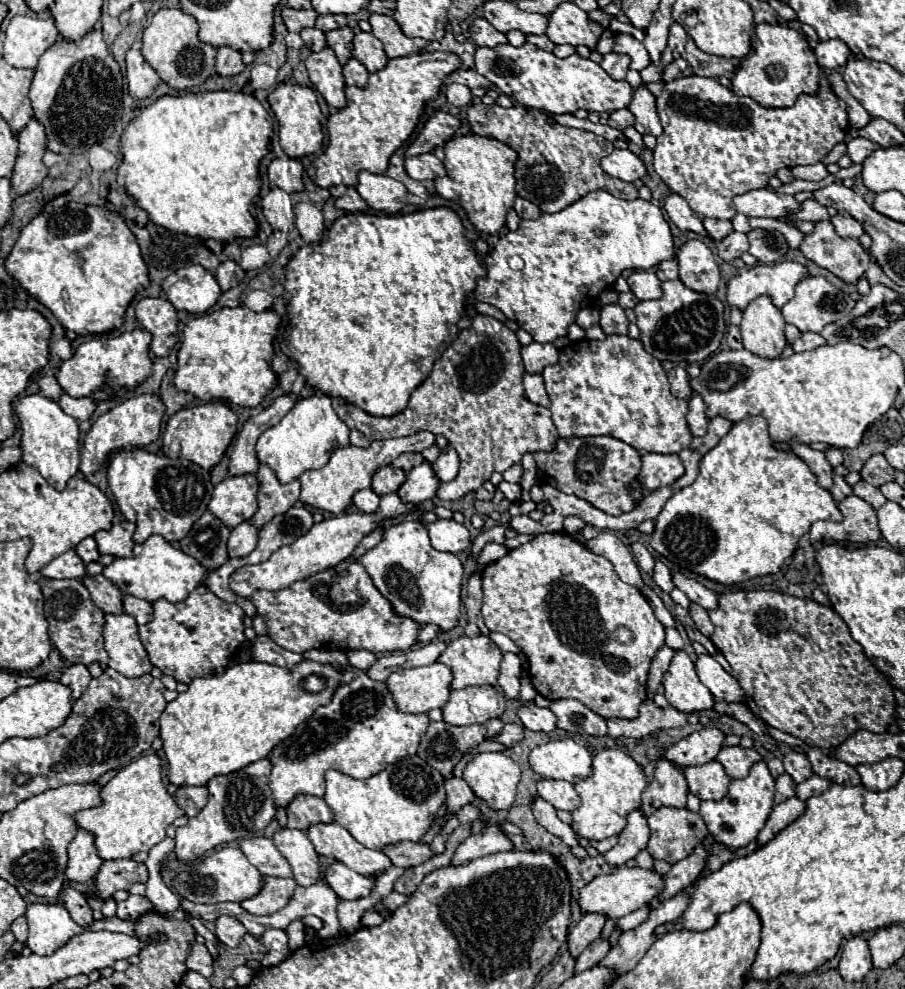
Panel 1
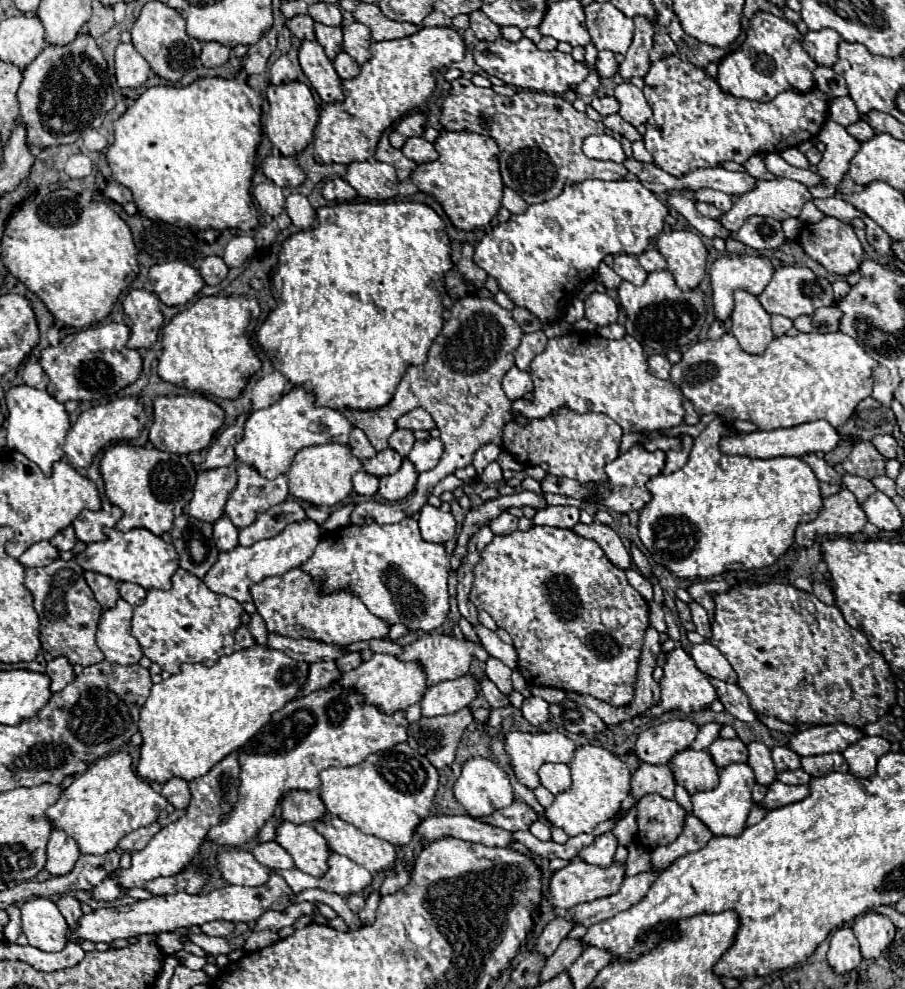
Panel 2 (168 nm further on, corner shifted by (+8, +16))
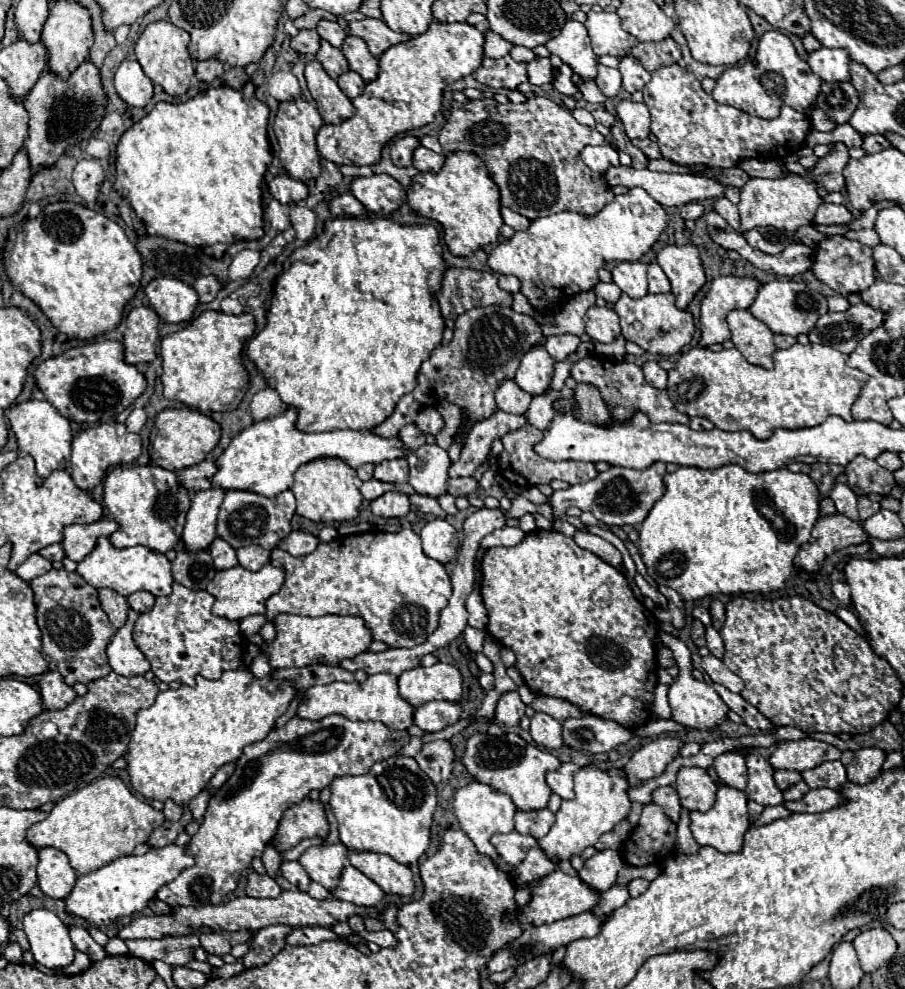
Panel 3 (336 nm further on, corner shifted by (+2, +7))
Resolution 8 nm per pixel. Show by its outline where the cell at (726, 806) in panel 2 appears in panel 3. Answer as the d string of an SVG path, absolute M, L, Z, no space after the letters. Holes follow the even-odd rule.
M722 785L718 789L718 799L716 805L706 811L692 811L690 813L692 819L692 835L698 841L698 845L708 845L718 849L720 853L738 853L744 845L744 833L750 829L750 815L748 815L748 797L744 791L730 787L730 785Z

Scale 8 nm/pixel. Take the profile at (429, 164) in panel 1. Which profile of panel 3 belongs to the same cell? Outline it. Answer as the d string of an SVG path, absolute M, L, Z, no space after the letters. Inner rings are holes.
M418 147L414 151L414 167L418 171L432 171L432 173L438 173L444 165L444 155L438 155L426 147Z

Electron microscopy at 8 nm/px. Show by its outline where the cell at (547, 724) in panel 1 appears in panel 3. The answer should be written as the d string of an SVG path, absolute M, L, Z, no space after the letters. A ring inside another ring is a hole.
M536 713L530 719L532 739L548 749L558 749L562 745L562 723L546 713Z

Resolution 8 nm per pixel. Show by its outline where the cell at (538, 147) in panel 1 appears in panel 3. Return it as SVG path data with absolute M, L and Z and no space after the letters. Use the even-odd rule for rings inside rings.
M534 95L520 105L502 105L496 99L468 99L466 103L454 103L438 141L448 153L472 151L480 155L500 187L502 205L528 219L560 211L594 215L614 199L606 175L592 173L580 157L586 145L604 145L604 135L580 125L564 105L554 103L548 97Z

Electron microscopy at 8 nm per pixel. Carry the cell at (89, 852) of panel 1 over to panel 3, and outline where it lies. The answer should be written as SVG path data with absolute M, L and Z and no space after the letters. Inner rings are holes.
M44 847L40 849L40 863L38 863L38 885L40 889L54 899L64 899L72 891L76 883L76 871L72 869L68 855L60 853L60 849Z

